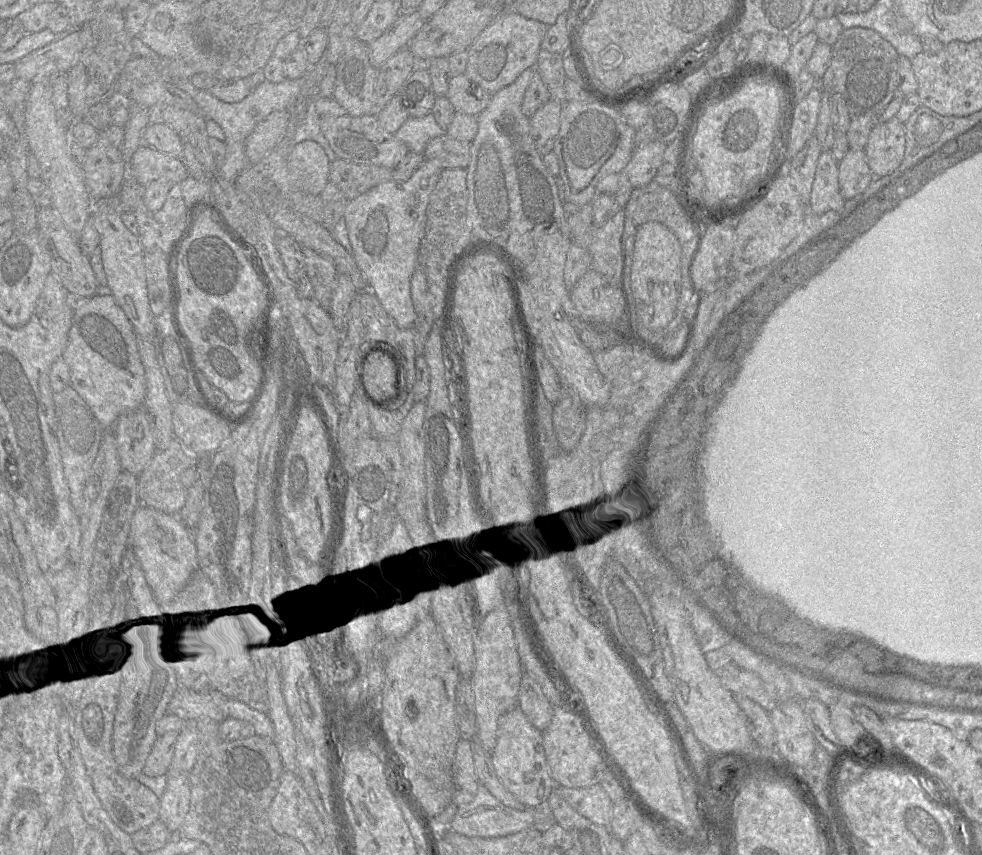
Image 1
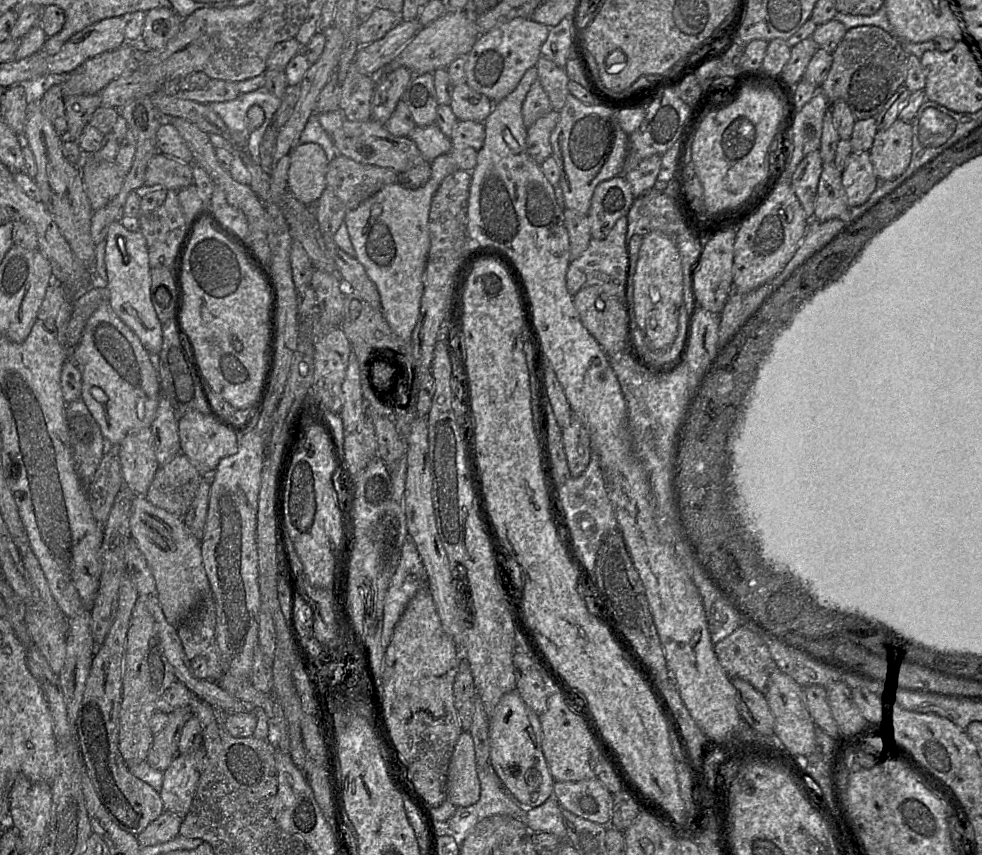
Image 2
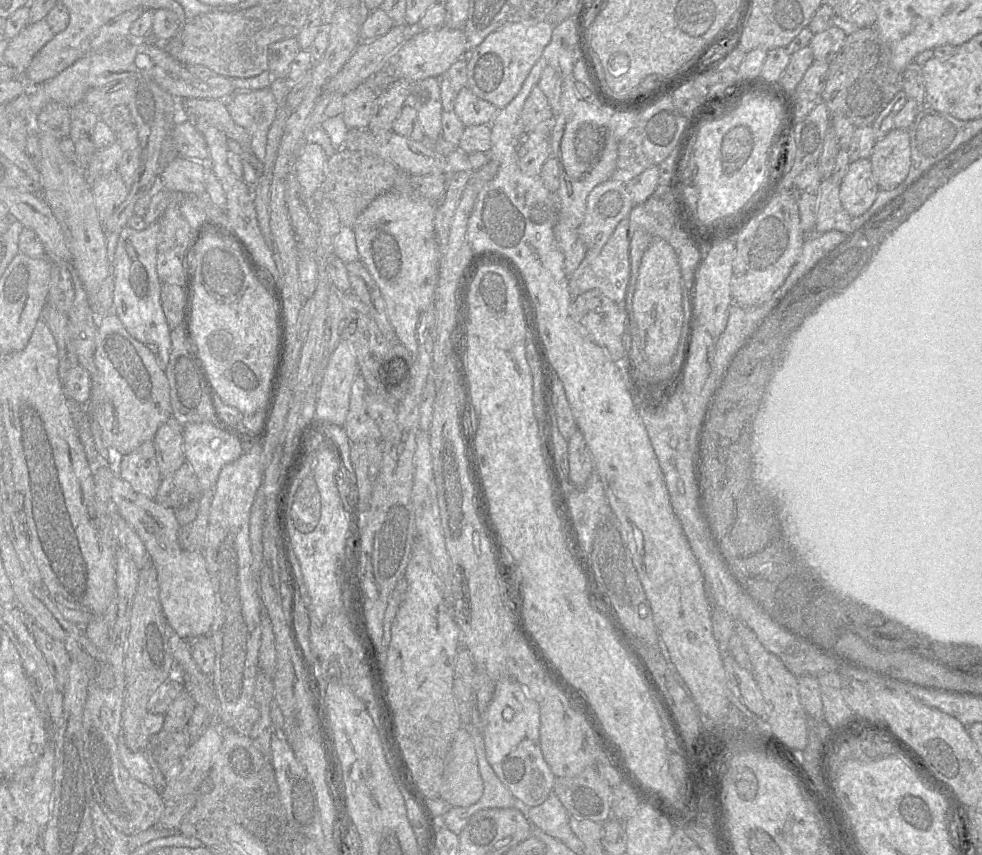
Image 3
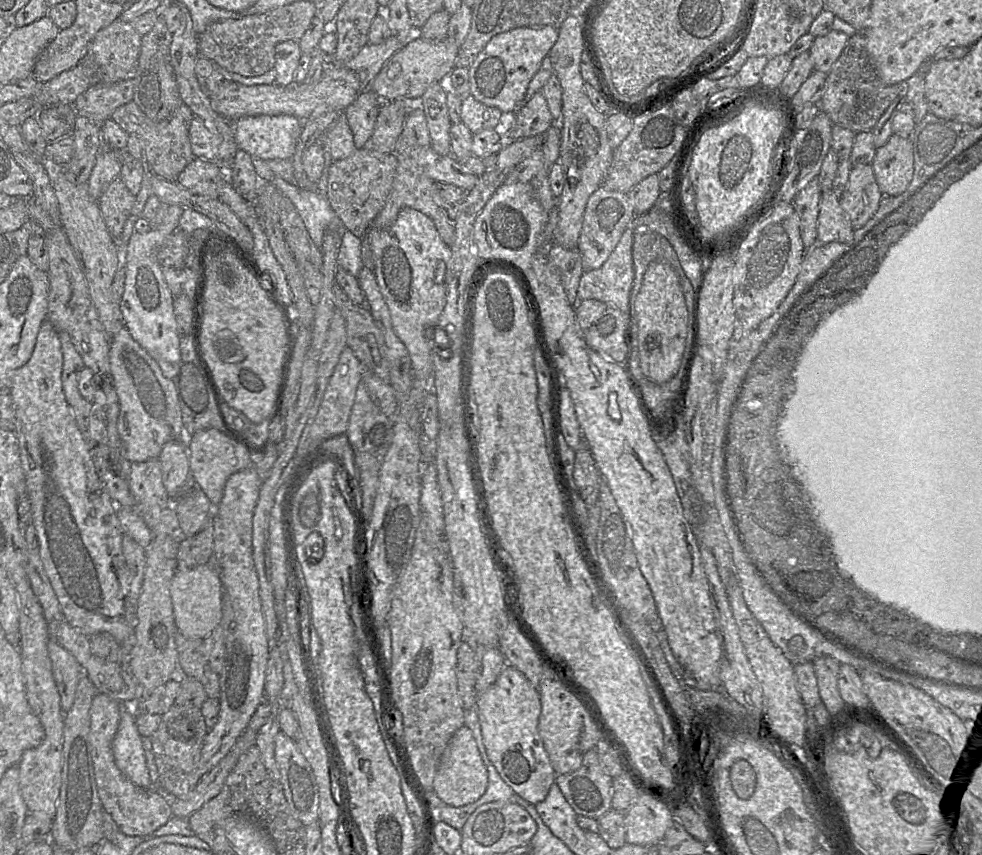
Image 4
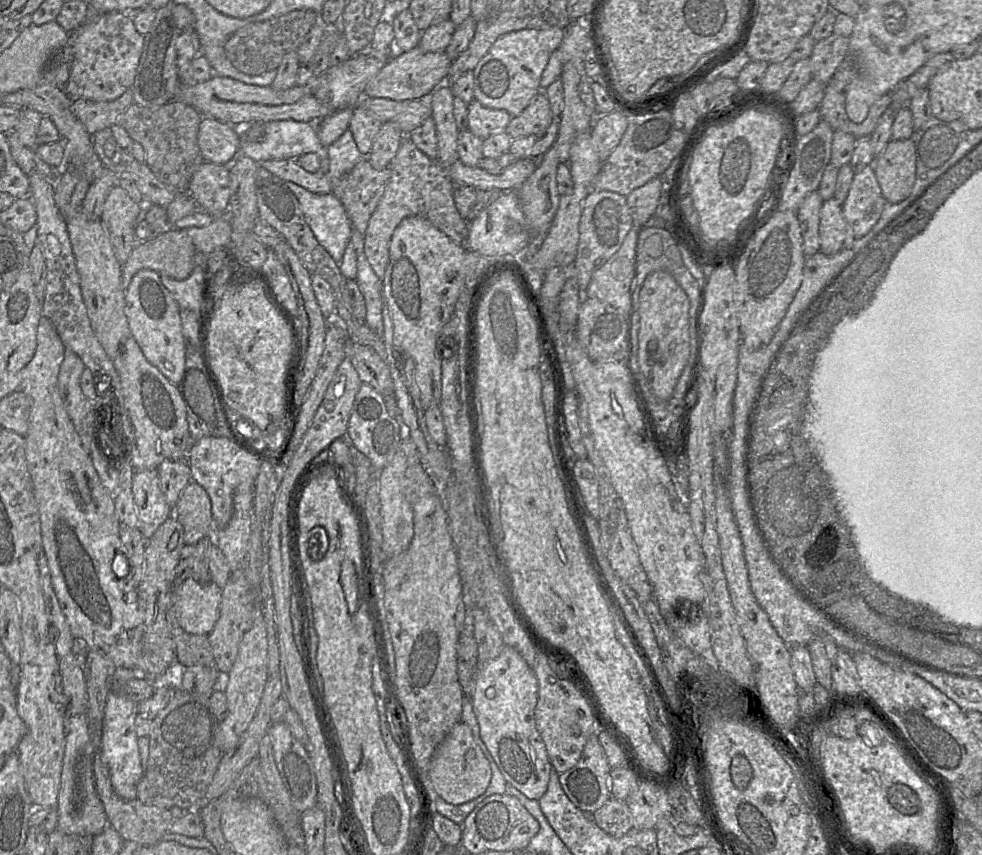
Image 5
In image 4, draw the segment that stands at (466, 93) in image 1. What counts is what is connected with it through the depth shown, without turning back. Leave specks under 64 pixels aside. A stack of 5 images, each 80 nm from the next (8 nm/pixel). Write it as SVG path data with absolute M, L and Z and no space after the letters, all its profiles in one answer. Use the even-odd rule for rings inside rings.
M469 94L462 99L461 121L475 134L482 130L500 129L506 122L506 115L498 108L487 106Z

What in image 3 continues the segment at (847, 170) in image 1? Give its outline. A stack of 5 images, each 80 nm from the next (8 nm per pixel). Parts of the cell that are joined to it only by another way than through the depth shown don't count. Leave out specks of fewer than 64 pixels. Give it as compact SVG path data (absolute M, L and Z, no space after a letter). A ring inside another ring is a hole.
M859 159L850 162L840 183L840 201L851 217L858 217L872 206L879 190L872 174L870 159Z

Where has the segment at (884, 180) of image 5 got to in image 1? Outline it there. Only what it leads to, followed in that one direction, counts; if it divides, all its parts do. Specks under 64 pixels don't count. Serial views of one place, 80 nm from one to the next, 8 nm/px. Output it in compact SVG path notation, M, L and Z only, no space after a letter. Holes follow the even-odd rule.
M896 117L875 123L864 152L874 177L891 174L902 162L905 152L904 124Z

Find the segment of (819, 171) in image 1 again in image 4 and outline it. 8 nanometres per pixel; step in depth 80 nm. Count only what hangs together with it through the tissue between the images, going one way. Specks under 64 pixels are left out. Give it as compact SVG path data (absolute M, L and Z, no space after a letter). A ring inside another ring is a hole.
M823 190L817 219L819 243L840 242L853 245L853 228L833 190Z

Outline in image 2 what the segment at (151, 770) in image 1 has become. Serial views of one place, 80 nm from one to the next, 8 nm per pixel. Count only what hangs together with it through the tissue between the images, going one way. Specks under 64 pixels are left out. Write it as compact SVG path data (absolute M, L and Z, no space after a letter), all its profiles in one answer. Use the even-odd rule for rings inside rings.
M189 706L180 707L168 714L162 730L154 735L146 762L163 774L178 755L179 738L186 721L192 716Z

